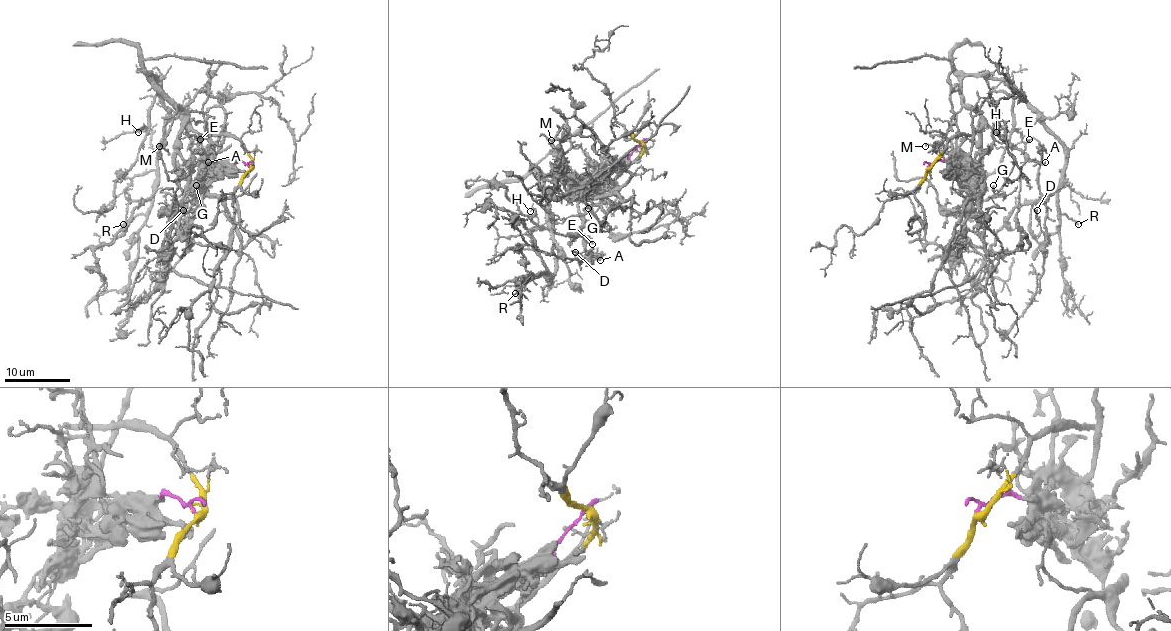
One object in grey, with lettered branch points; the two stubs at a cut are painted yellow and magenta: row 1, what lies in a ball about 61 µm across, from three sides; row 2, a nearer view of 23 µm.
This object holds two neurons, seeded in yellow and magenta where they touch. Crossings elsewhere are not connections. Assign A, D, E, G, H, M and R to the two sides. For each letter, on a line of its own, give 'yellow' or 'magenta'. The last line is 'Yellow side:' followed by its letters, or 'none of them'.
A: yellow
D: yellow
E: yellow
G: magenta
H: yellow
M: yellow
R: yellow
Yellow side: A, D, E, H, M, R

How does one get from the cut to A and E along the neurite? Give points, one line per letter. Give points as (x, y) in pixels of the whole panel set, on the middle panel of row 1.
A: (640, 142), (643, 152), (628, 167), (614, 178), (594, 185), (577, 203), (582, 244), (600, 260)
E: (640, 142), (643, 152), (628, 167), (614, 178), (594, 185), (577, 203), (582, 234), (592, 244)

